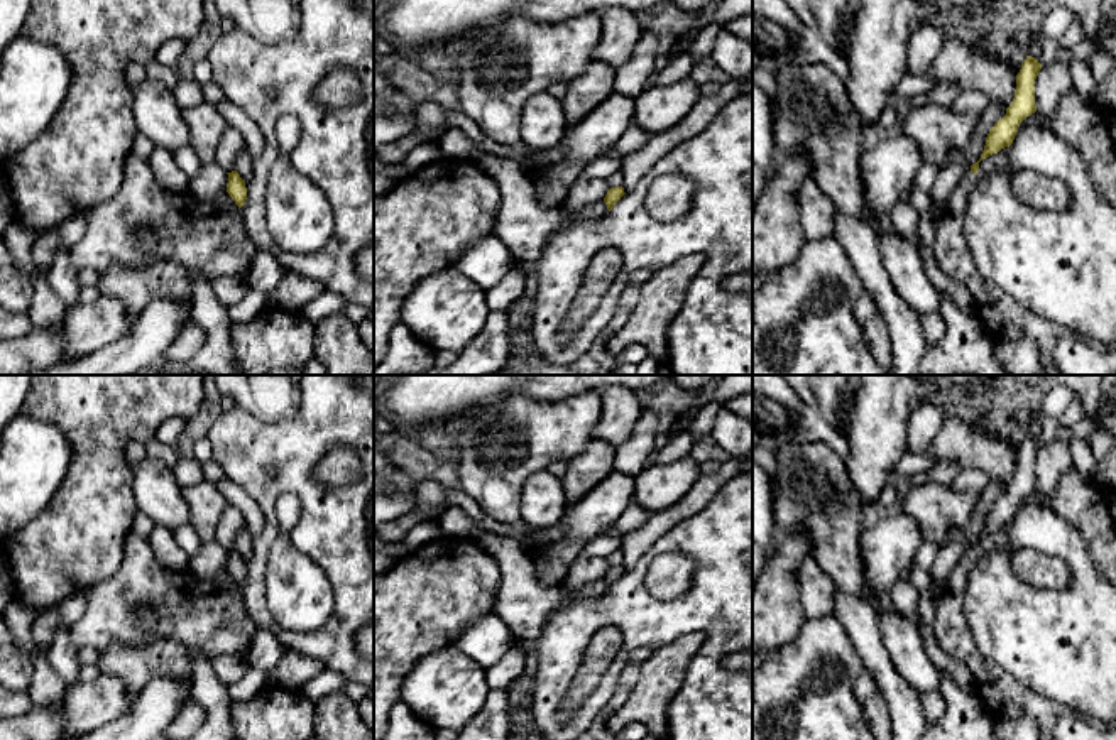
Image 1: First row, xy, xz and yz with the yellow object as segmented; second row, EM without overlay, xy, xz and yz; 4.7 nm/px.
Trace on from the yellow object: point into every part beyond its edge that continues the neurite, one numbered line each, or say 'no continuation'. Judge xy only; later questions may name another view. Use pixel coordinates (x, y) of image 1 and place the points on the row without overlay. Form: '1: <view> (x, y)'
no continuation

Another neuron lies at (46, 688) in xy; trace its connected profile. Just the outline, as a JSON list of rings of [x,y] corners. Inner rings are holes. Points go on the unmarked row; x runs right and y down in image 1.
[[[56,610],[36,613],[32,637],[37,647],[32,656],[34,676],[27,688],[27,694],[36,708],[51,708],[66,694],[66,683],[59,677],[51,662],[49,650],[57,634],[59,615]]]

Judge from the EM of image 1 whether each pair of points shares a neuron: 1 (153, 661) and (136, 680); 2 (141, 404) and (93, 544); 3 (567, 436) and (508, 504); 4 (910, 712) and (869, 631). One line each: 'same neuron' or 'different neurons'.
1: same neuron
2: same neuron
3: same neuron
4: same neuron

